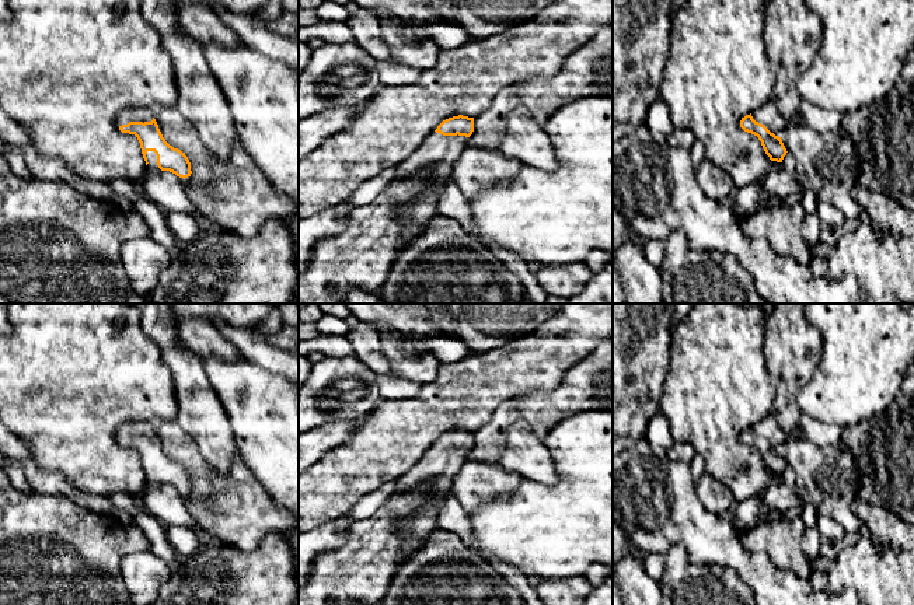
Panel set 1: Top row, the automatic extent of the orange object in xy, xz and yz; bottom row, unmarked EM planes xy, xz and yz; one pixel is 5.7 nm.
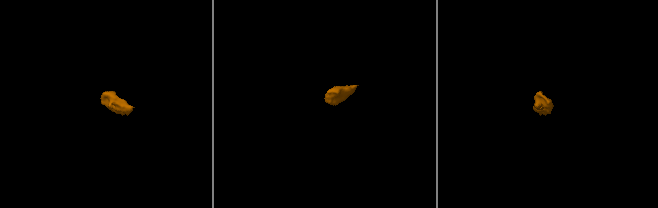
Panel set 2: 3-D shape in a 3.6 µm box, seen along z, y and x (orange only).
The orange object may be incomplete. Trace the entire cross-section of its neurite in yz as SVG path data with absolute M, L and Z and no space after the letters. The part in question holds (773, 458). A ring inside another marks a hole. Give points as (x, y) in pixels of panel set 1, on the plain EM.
M771 412L758 423L746 429L740 434L740 441L758 451L765 468L771 475L782 476L786 469L786 462L779 451L782 444L788 440L803 437L803 430L799 427L793 433L786 433L777 422Z

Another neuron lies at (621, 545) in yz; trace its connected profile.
M613 521L613 605L622 605L614 578L617 560L634 552L635 549L631 545L631 541L628 539L627 534L622 531L622 528L618 524Z

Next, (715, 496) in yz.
M707 472L697 482L697 494L704 507L719 518L728 517L736 506L730 490Z

